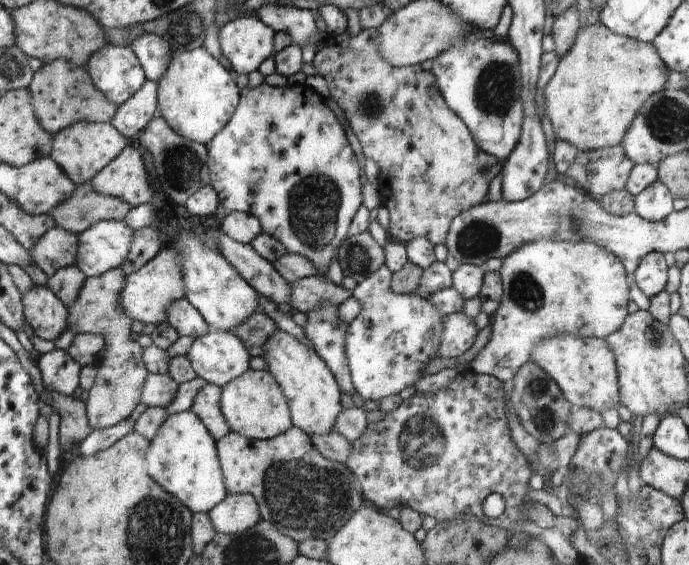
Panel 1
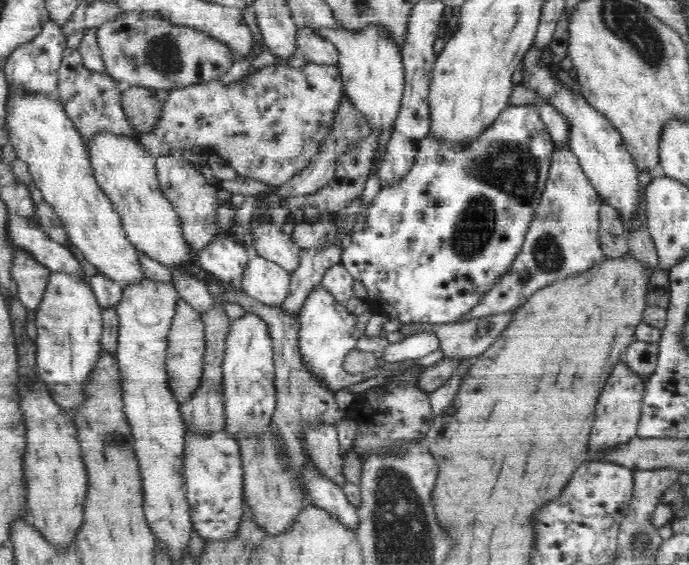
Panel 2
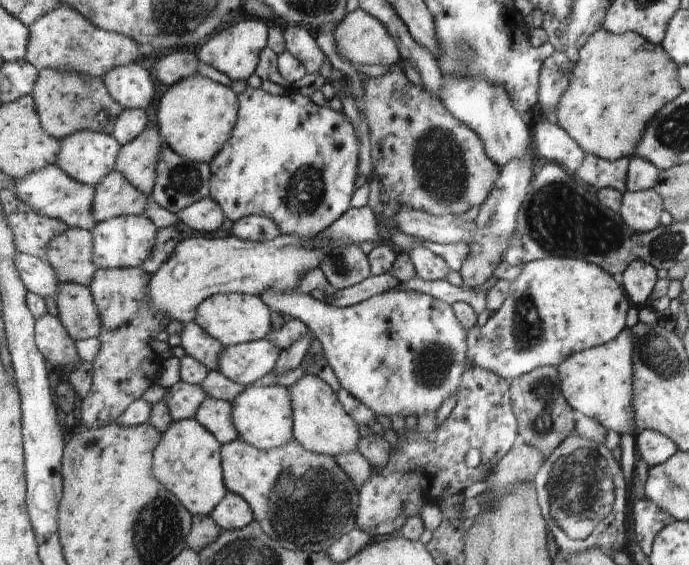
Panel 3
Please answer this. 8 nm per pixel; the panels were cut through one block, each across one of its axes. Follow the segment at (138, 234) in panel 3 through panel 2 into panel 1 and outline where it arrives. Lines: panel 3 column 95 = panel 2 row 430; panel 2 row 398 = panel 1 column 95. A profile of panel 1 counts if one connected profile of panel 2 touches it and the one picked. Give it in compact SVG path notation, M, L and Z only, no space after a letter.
M100 221L79 234L76 266L87 277L121 267L134 244L134 230L124 221Z

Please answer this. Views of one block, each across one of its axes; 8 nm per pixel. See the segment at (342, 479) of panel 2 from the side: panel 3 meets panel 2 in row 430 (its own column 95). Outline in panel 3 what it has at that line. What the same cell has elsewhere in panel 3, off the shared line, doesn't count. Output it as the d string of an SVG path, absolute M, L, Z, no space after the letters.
M74 282L60 283L55 302L59 319L72 340L96 338L100 335L100 318L89 286Z

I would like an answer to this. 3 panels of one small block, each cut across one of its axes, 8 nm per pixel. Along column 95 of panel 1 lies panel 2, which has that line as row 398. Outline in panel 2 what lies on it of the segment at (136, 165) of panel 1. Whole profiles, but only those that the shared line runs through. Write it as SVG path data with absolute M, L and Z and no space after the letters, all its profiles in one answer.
M184 299L175 302L175 315L167 338L167 368L169 372L169 387L175 394L178 403L188 400L200 384L204 370L205 335L203 322L198 311Z

